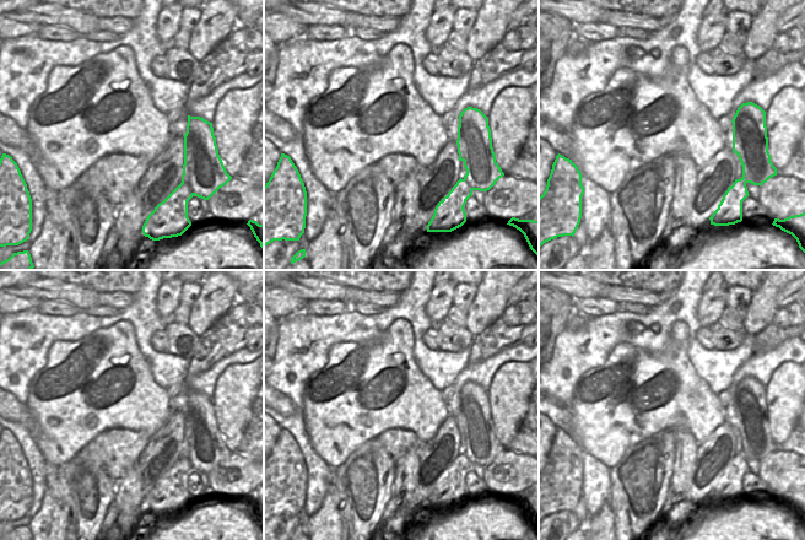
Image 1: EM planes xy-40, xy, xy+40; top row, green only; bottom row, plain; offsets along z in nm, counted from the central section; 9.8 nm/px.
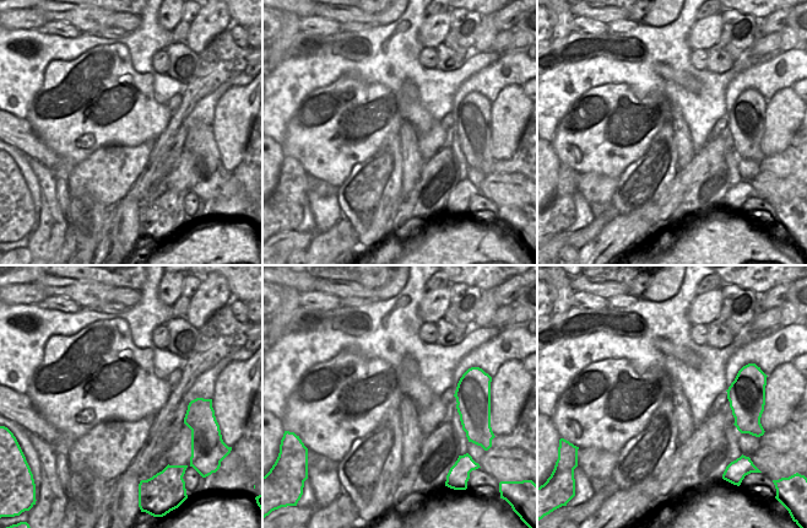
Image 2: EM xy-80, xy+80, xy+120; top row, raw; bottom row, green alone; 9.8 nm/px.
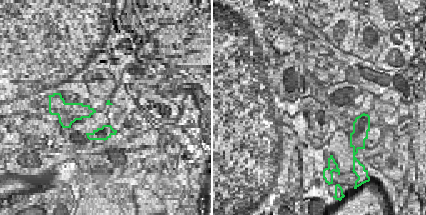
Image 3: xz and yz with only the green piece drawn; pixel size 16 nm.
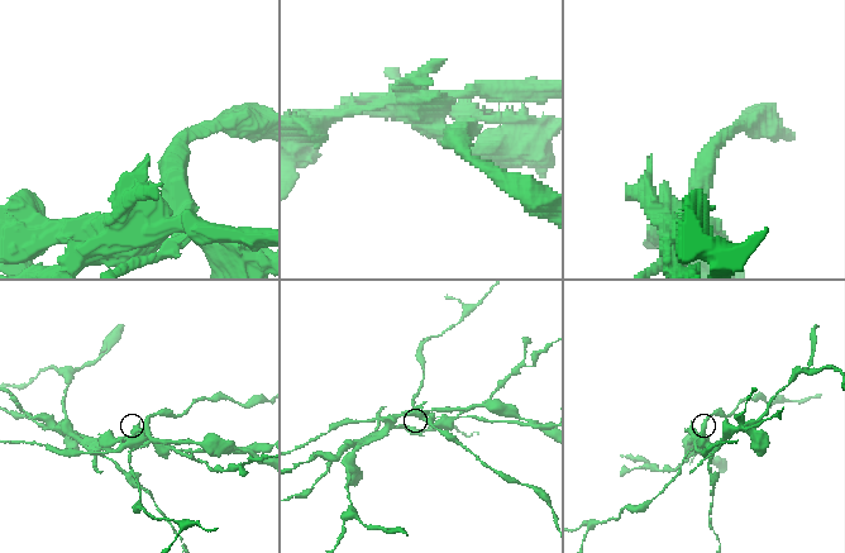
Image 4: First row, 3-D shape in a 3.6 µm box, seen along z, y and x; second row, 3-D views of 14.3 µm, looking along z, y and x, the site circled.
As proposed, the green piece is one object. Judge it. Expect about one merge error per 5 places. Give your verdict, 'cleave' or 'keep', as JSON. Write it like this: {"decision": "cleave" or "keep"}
{"decision": "cleave"}

